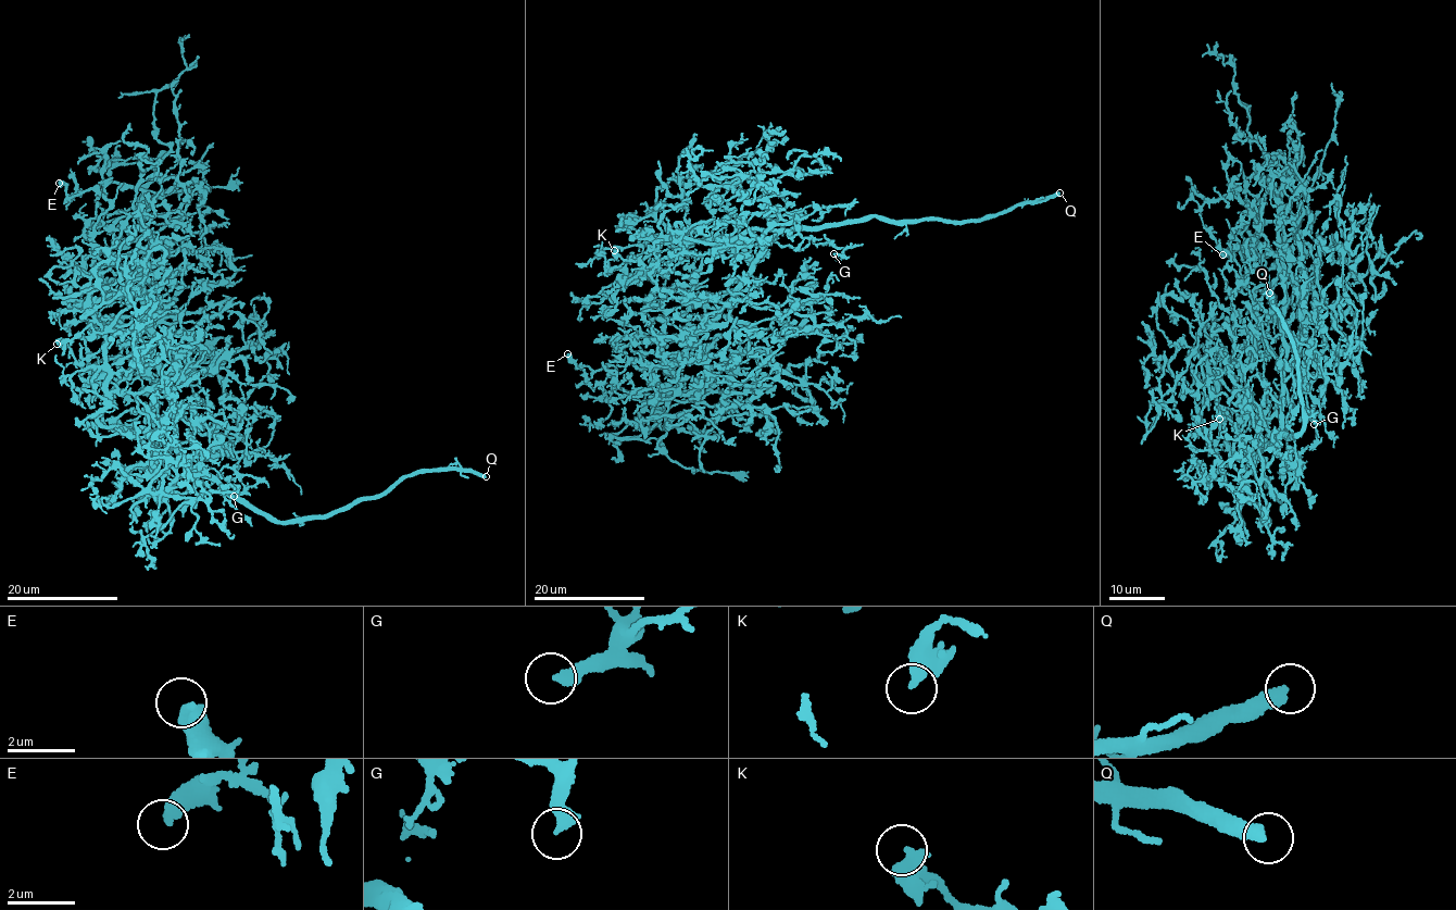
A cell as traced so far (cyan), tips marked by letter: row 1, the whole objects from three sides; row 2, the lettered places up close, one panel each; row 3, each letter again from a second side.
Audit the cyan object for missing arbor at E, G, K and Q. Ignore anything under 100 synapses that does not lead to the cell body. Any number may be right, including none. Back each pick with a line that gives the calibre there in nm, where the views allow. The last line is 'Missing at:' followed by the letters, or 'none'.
Q: calibre 400 nm
Missing at: Q

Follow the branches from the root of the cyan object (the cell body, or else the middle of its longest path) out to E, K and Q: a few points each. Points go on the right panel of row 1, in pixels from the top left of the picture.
E: (1283, 382), (1285, 281), (1271, 195), (1240, 233), (1241, 253), (1222, 254)
K: (1283, 382), (1269, 450), (1237, 458), (1235, 425), (1216, 403), (1221, 359), (1246, 402), (1219, 419)
Q: (1283, 382), (1281, 431), (1276, 435), (1283, 431), (1297, 436), (1306, 416), (1297, 356), (1269, 293)

